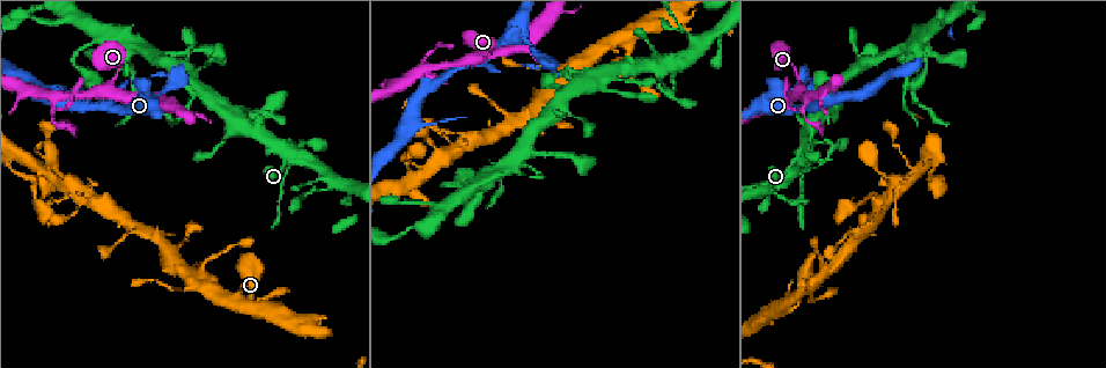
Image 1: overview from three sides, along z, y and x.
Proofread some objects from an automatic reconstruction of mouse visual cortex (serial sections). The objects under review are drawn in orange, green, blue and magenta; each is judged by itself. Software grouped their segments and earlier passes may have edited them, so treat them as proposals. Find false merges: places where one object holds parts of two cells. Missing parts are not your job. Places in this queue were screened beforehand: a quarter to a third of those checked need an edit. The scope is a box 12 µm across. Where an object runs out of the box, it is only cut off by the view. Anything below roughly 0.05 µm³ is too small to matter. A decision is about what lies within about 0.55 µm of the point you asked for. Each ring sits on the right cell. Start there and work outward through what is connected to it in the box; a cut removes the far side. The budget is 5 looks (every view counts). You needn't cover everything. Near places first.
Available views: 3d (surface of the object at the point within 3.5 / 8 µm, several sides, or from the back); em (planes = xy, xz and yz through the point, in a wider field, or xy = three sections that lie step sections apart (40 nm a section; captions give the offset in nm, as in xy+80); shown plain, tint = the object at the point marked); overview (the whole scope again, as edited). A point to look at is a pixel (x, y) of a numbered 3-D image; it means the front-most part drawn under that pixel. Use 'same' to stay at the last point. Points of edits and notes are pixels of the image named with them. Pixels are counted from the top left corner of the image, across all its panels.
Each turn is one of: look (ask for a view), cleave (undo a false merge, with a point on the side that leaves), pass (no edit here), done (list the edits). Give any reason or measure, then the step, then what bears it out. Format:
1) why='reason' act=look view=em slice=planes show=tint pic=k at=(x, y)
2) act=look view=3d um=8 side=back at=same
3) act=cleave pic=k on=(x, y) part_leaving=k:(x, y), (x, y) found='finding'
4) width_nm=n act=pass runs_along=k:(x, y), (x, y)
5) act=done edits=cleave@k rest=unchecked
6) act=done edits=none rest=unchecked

why='calibre changes' act=look view=3d um=3.5 pic=1 at=(802, 85)

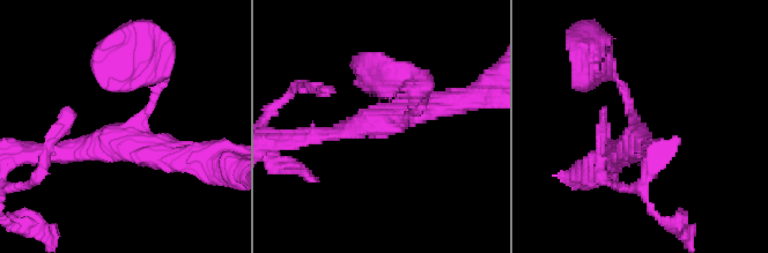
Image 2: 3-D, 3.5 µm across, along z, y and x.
arms=3 arm_widths_nm=150,250,300 act=look view=em slice=xy step=3 show=tint pic=2 at=(635, 125)

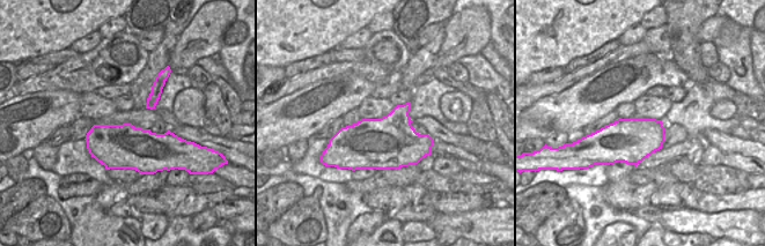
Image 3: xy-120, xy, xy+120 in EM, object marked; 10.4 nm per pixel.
act=pass runs_along=2:(157, 71), (140, 138), (200, 155) found='one cell here'

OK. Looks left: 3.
why='sudden change in width' act=look view=3d um=3.5 pic=1 at=(798, 158)

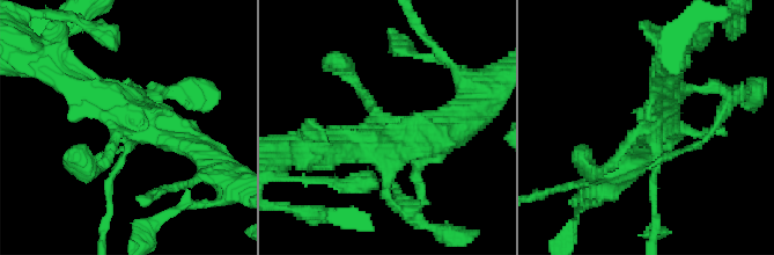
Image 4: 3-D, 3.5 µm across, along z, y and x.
act=look view=em slice=xy step=2 show=plain pic=4 at=(385, 129)

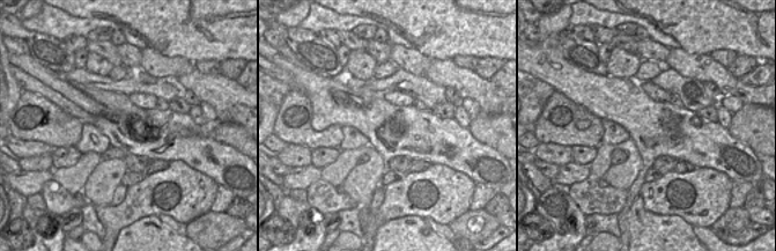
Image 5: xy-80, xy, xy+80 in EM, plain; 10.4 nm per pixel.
why='with the object marked' act=look view=em slice=xy step=2 show=tint at=same

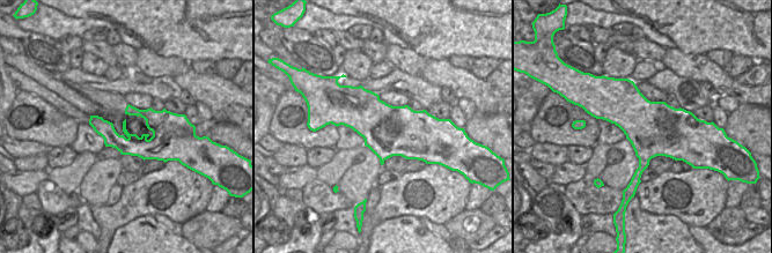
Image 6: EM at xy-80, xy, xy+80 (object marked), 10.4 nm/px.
act=pass runs_along=4:(599, 172), (656, 122), (664, 86) found='continuous, no second cell'

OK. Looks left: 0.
act=done edits=none rest=unchecked

